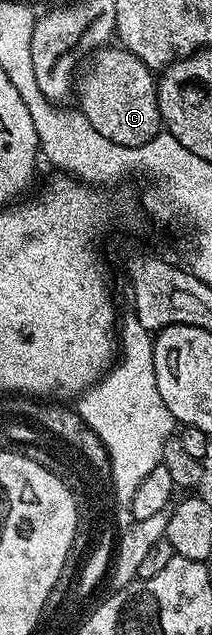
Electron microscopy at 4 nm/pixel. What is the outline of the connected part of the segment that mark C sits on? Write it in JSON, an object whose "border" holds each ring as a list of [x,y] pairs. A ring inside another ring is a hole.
{"border":[[[109,44],[96,51],[93,63],[85,75],[75,82],[76,105],[87,116],[91,128],[99,136],[107,136],[115,144],[142,146],[156,134],[162,133],[163,123],[157,103],[157,78],[139,56],[117,44]]]}

